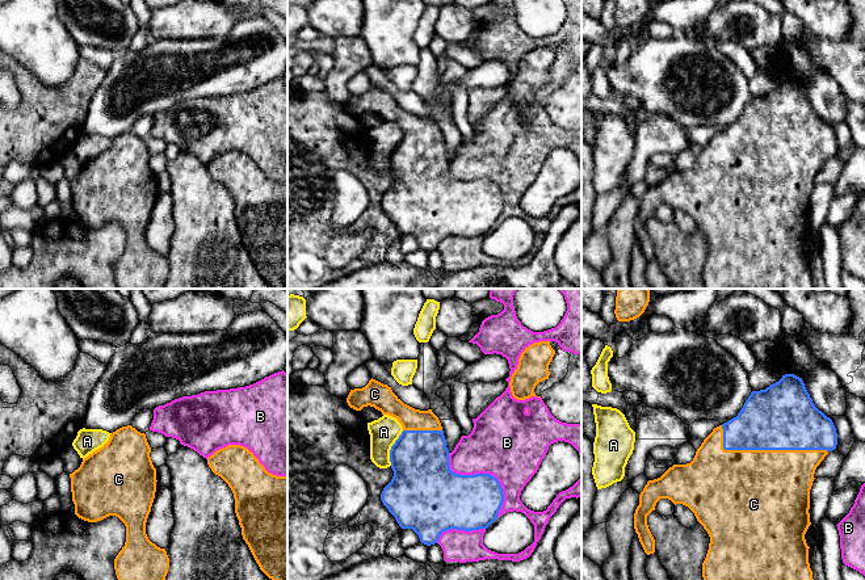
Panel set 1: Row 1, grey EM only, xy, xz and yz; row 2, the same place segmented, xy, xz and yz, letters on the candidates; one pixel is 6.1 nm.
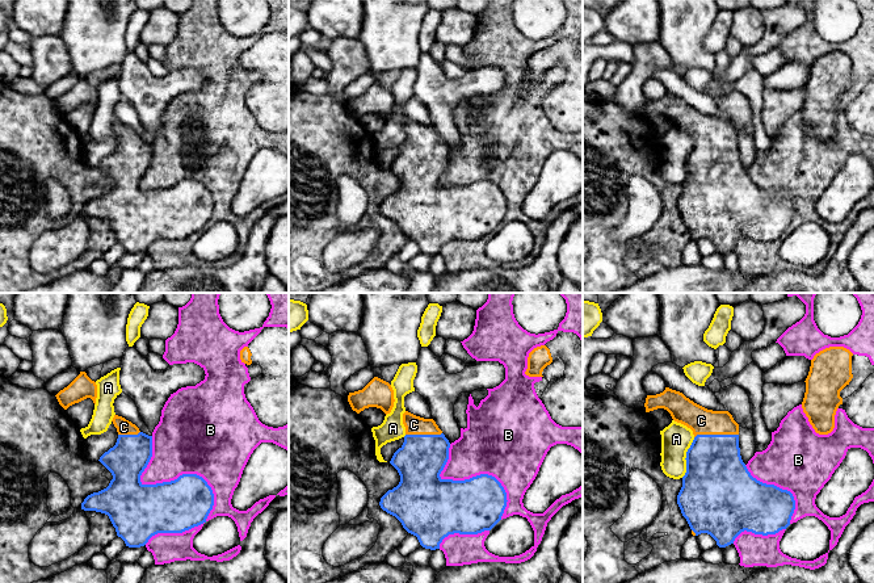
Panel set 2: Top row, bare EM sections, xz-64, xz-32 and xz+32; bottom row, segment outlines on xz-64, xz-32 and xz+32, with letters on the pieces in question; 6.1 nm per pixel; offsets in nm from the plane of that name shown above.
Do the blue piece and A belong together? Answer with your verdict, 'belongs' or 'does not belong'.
does not belong

